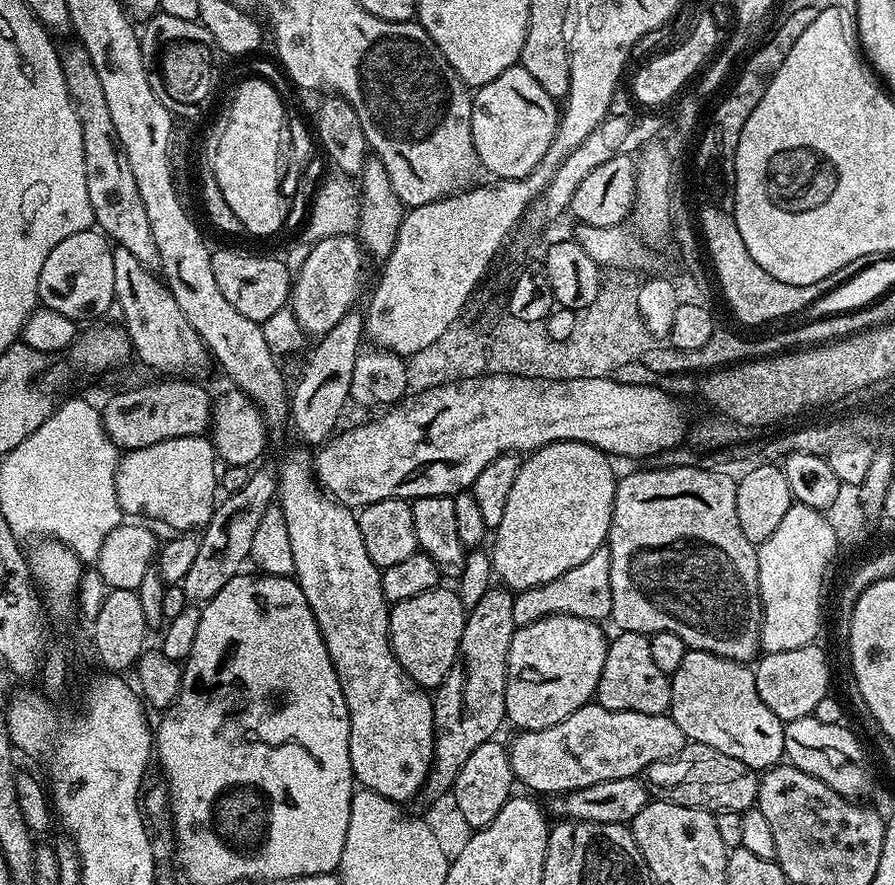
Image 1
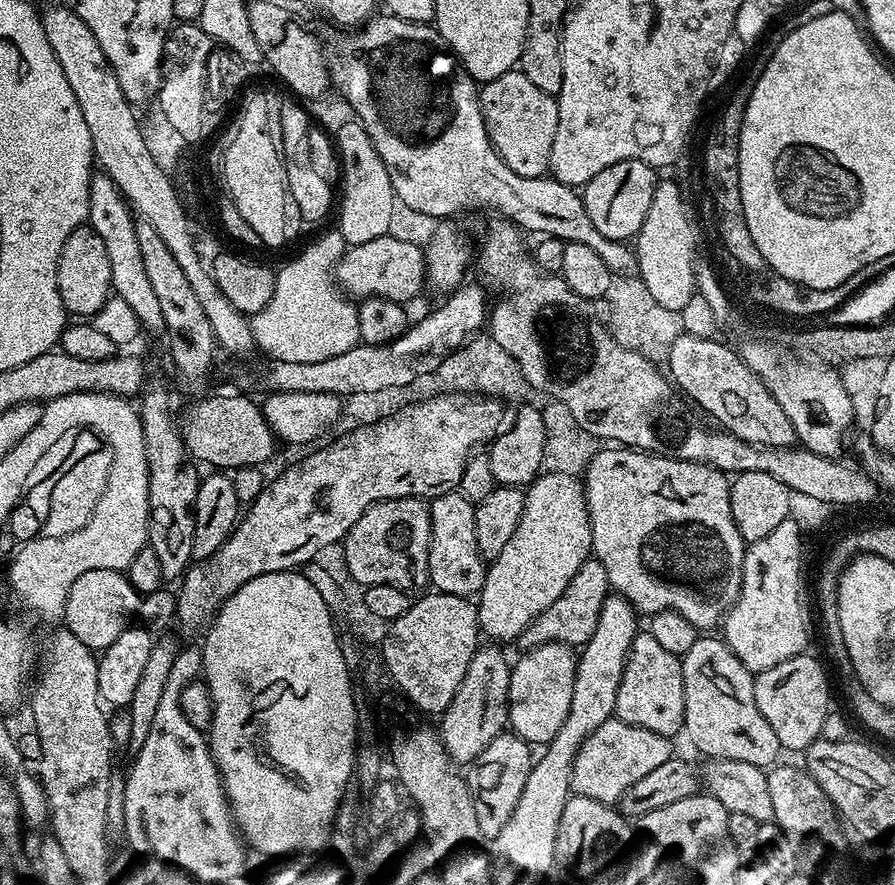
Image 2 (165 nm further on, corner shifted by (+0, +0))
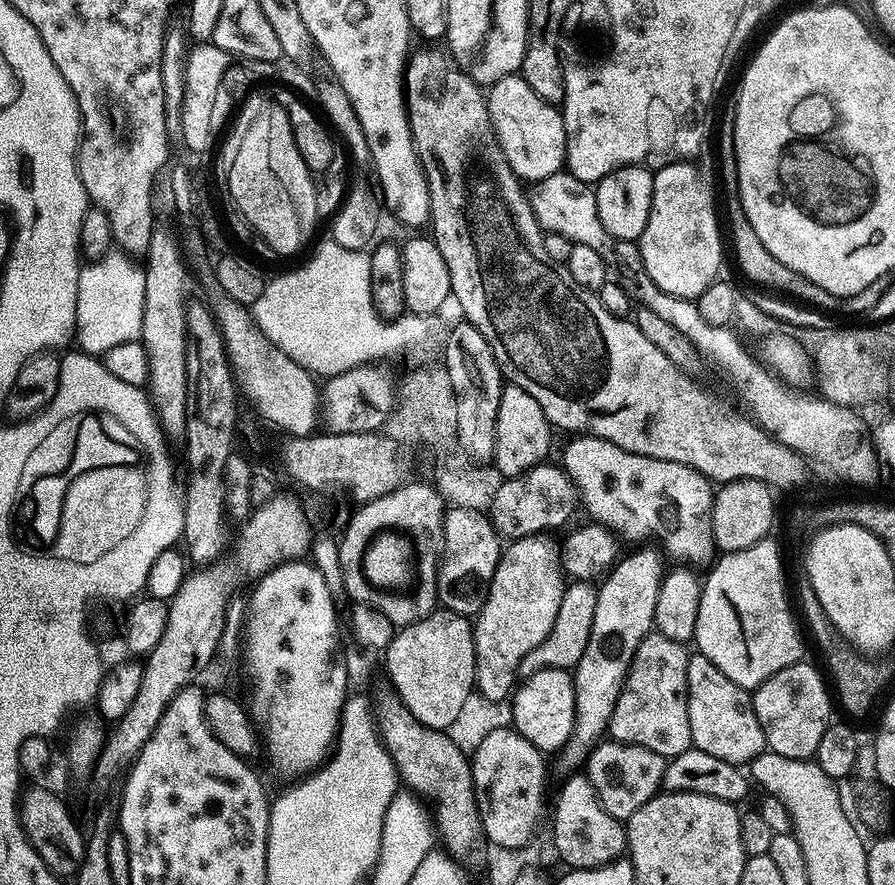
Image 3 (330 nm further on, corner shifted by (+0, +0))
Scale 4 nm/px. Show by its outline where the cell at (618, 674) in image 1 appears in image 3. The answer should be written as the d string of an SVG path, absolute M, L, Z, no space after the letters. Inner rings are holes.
M655 630L641 642L620 688L614 712L610 714L607 735L619 744L642 746L671 758L692 747L686 666L689 649Z

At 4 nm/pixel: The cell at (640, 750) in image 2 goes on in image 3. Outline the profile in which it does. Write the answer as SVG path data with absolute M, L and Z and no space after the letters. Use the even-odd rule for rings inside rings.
M609 739L596 745L588 754L586 774L606 810L615 820L626 822L638 810L638 806L646 806L652 796L661 791L664 782L666 757L654 754L654 750L646 750L642 746L619 744Z

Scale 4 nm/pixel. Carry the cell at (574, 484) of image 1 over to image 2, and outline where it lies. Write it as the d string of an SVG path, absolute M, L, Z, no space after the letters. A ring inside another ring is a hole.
M544 472L537 476L524 493L524 509L522 518L518 518L518 528L514 530L510 542L506 542L502 554L487 565L476 604L481 633L492 642L514 642L518 634L522 634L522 630L526 630L526 626L530 626L530 622L534 622L534 618L542 614L550 602L555 602L566 586L570 586L570 578L578 574L578 566L591 556L592 531L583 483L570 474Z

